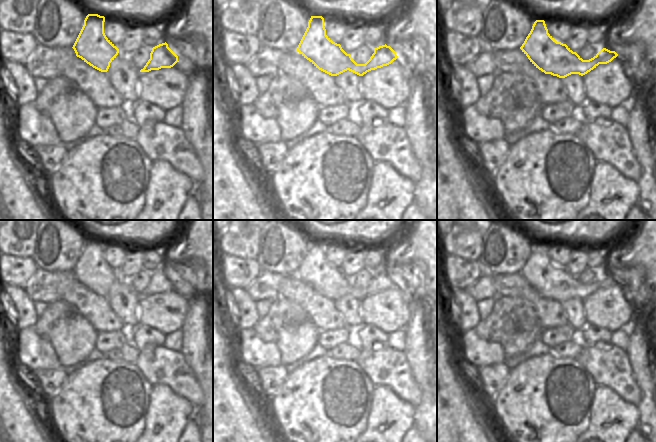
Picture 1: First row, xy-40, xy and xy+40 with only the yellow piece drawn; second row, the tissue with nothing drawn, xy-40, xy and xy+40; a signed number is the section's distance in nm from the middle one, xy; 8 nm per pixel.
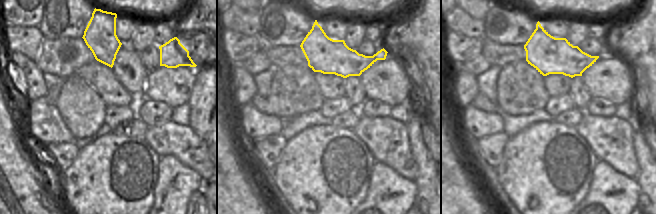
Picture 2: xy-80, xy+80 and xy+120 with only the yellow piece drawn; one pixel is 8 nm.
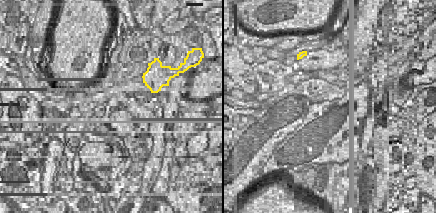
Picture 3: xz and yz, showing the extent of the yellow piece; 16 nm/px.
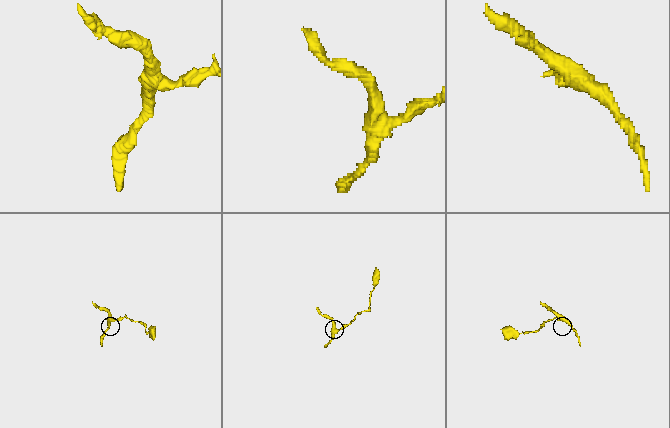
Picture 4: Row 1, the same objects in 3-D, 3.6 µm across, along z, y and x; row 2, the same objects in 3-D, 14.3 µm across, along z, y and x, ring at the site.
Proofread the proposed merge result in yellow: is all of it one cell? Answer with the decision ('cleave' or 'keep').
keep

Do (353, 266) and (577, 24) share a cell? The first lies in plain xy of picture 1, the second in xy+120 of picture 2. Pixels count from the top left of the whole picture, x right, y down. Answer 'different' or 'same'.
same

